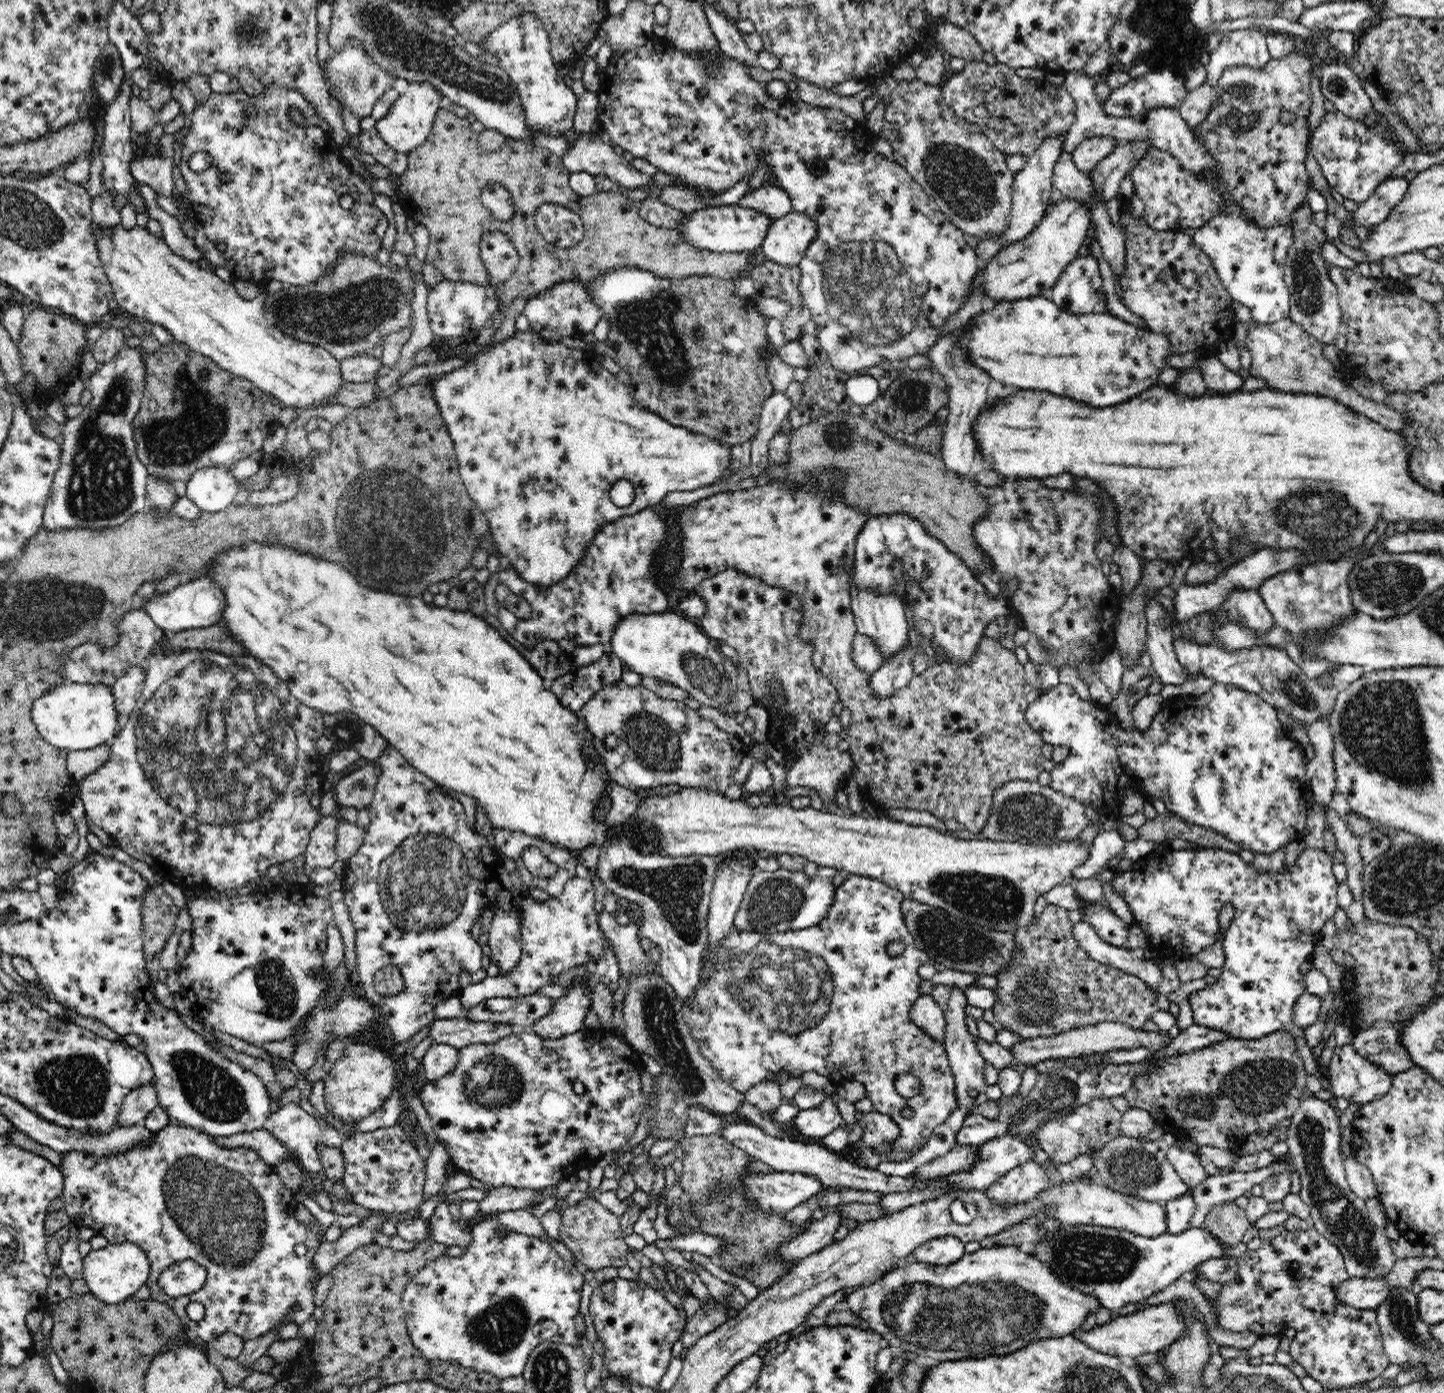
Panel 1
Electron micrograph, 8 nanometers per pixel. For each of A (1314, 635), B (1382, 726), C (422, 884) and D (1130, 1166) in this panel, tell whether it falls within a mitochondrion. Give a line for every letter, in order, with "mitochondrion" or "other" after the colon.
A: other
B: mitochondrion
C: mitochondrion
D: mitochondrion

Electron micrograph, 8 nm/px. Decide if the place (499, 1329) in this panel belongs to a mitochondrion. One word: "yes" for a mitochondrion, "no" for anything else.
yes

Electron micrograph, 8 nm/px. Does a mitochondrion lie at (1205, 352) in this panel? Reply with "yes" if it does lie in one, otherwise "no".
no

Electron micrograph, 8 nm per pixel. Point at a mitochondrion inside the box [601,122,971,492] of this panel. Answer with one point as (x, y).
(870, 297)

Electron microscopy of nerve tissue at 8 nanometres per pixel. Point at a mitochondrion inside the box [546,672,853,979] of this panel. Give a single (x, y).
(676, 890)

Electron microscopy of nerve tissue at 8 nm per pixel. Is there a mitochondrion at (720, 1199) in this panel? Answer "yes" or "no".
yes

